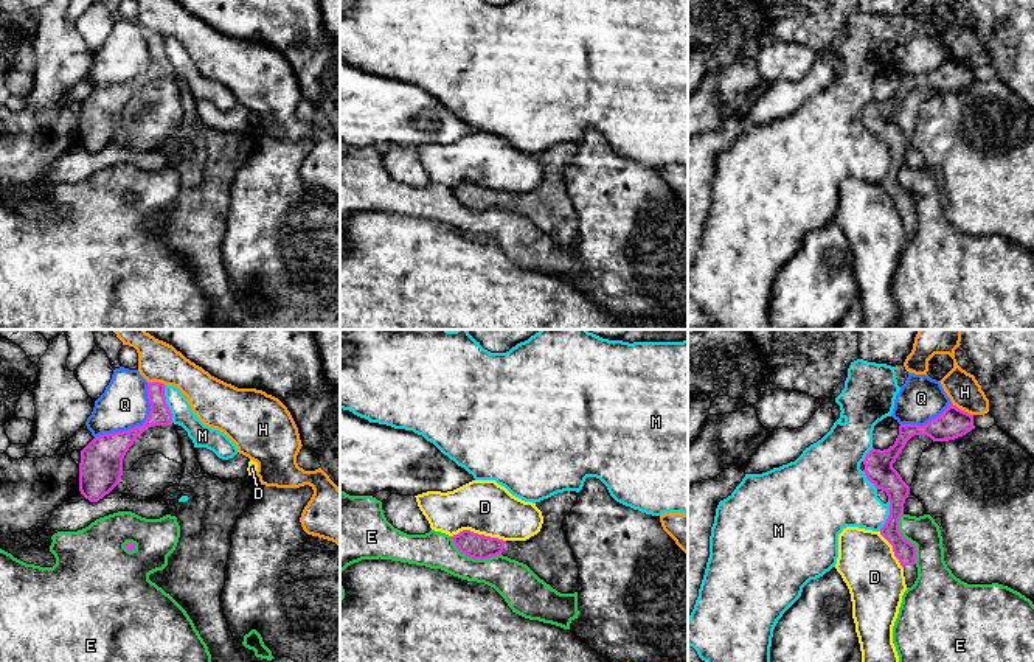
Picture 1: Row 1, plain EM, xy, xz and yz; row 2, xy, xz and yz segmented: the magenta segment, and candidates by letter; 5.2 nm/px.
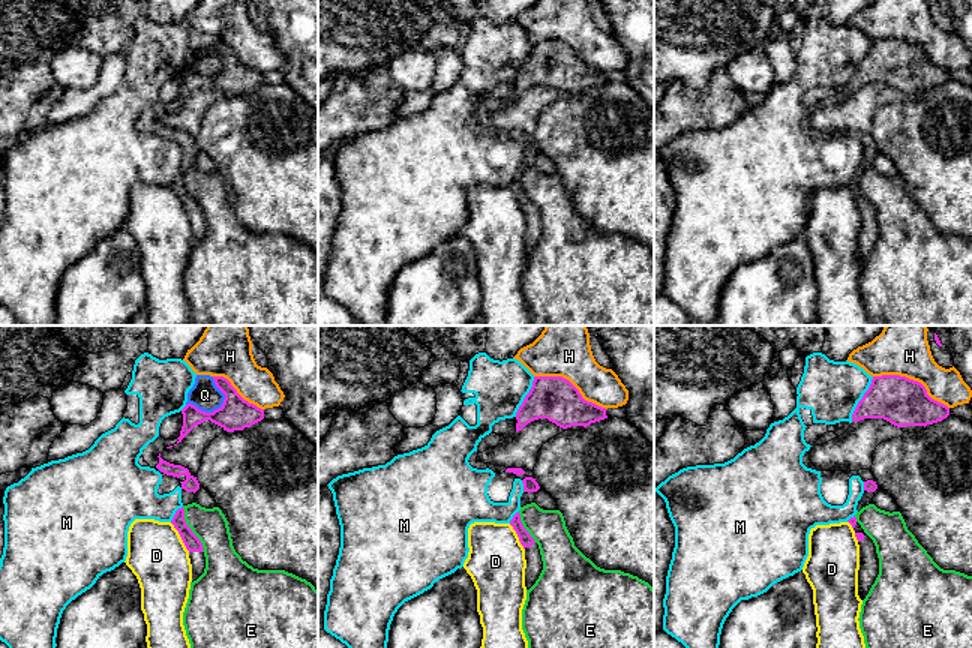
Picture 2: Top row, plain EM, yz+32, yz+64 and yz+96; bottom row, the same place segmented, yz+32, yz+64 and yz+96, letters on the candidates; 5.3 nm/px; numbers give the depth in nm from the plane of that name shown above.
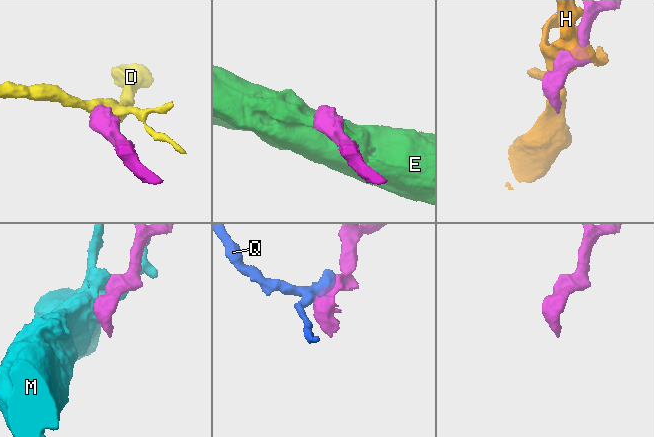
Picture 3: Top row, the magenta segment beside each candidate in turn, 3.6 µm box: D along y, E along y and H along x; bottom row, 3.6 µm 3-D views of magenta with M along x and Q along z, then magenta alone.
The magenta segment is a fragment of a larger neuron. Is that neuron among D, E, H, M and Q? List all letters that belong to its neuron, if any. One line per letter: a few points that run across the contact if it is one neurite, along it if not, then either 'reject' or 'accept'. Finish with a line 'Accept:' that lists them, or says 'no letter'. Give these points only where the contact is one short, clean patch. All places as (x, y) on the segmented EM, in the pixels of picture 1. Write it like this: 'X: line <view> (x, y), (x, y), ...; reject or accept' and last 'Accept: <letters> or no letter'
D: reject
E: line xz (451, 536), (452, 543), (469, 557), (489, 558), (500, 555); reject
H: reject
M: reject
Q: reject
Accept: no letter

